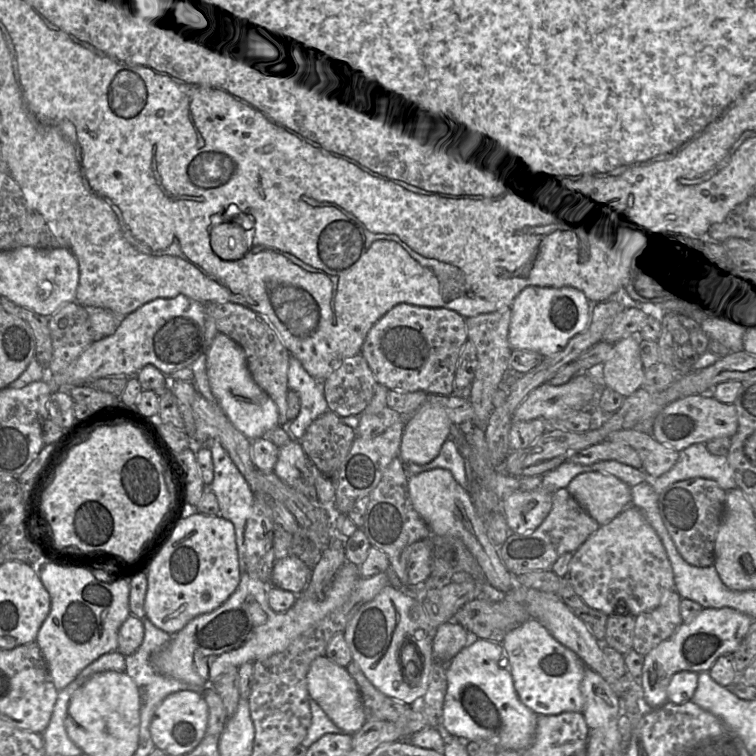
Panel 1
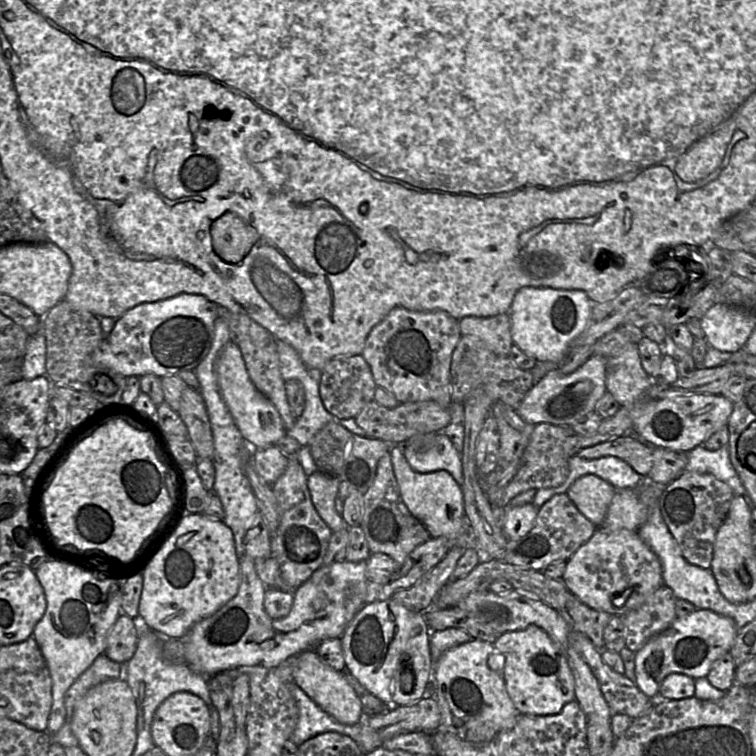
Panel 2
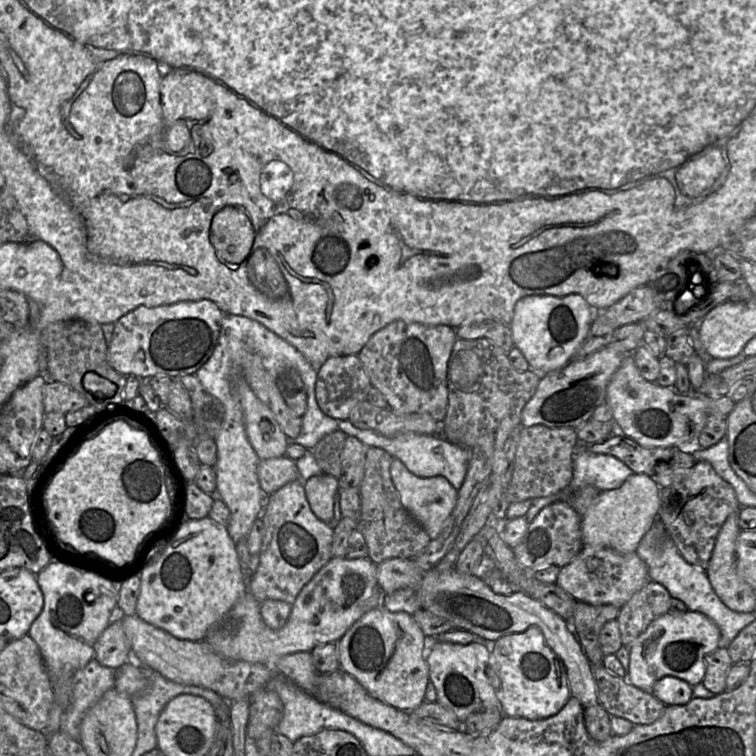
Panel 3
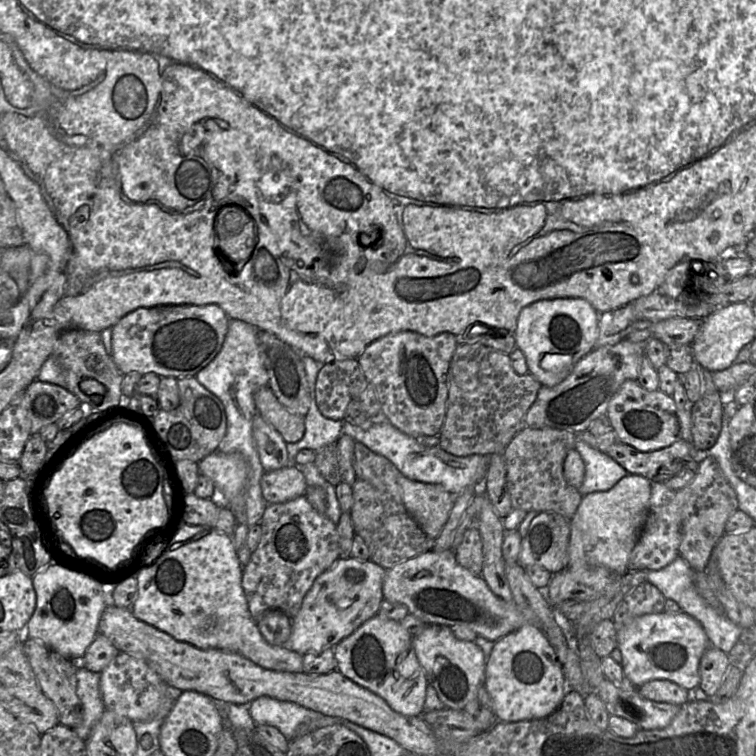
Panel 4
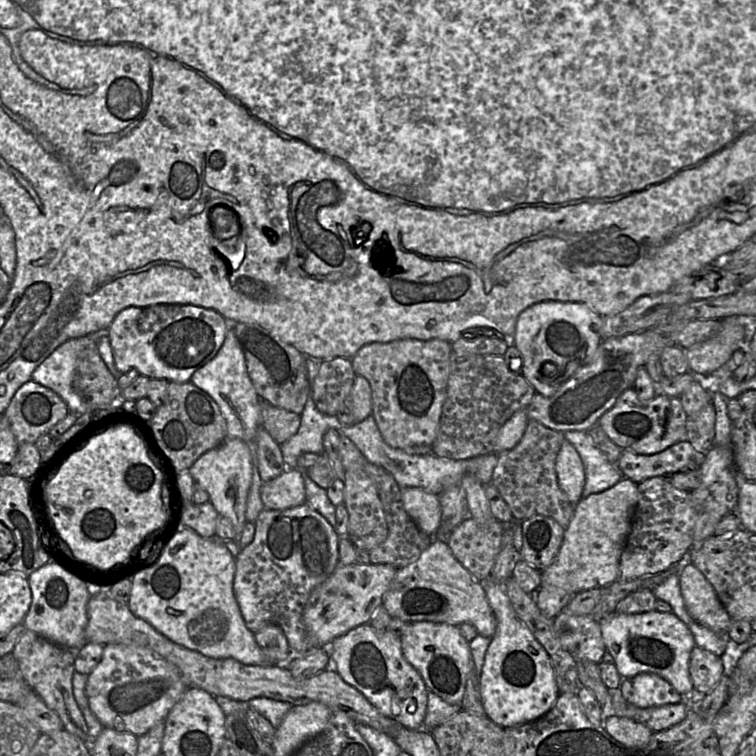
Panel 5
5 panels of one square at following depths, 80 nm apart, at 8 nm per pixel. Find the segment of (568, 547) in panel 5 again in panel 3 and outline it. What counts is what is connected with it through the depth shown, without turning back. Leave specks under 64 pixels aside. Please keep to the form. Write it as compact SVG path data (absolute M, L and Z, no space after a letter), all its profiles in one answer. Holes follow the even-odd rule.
M632 474L621 487L601 492L581 516L584 546L607 547L620 553L636 552L644 535L658 517L660 487L653 478L644 474Z

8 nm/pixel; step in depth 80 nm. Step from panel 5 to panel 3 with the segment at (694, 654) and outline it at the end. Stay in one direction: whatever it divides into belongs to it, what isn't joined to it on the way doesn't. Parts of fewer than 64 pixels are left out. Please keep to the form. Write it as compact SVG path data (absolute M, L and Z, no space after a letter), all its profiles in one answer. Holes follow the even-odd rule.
M718 647L707 654L704 661L703 685L715 695L725 691L726 677L733 665L728 649Z

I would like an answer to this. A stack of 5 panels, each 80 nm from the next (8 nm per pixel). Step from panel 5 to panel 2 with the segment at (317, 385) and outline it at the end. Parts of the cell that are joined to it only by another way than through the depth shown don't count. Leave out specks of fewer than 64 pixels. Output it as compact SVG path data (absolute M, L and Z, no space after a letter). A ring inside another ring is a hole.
M359 355L337 357L330 360L321 371L319 394L325 409L337 419L355 418L361 409L374 401L377 385L369 365Z

